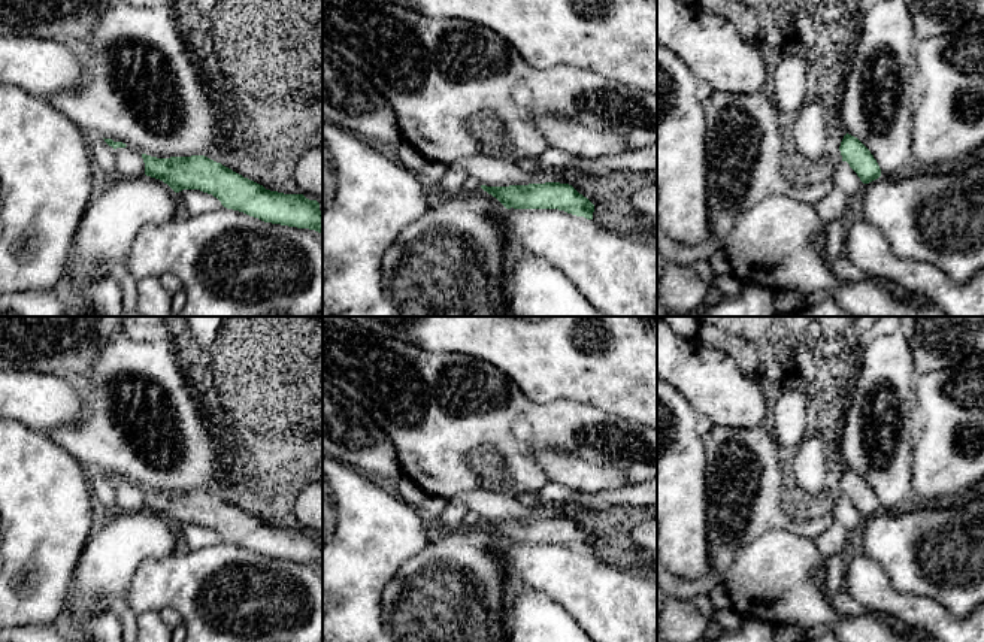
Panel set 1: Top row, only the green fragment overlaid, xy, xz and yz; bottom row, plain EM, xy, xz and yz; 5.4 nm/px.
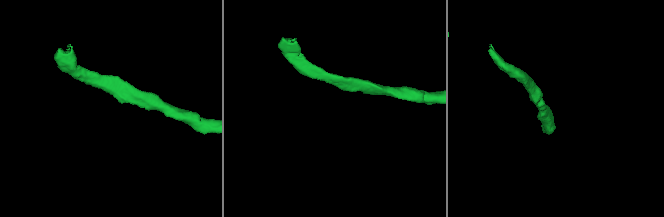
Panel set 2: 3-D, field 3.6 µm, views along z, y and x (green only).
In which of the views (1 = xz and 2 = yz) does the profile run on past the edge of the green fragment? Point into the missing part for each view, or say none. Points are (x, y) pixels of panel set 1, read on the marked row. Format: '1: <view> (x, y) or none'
1: none
2: none

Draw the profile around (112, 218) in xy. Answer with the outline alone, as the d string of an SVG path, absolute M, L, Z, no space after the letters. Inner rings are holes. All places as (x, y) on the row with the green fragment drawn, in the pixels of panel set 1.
M146 175L136 179L118 176L88 200L73 239L63 288L115 276L127 269L127 255L139 230L175 219L179 212L176 193L163 181Z

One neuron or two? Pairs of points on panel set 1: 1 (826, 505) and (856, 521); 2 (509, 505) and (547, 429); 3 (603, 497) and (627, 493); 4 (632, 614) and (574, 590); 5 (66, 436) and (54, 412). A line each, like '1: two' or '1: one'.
1: two
2: two
3: one
4: one
5: two

